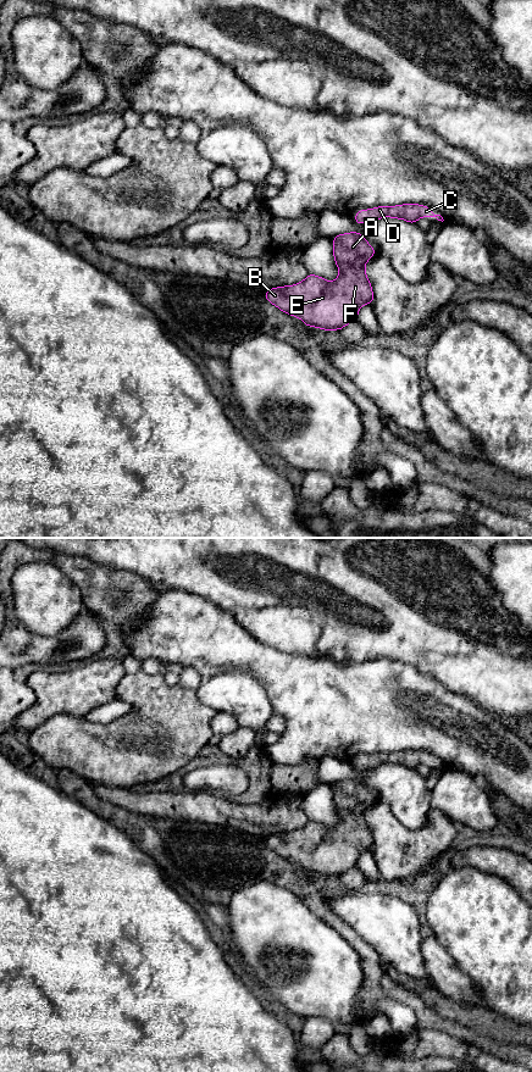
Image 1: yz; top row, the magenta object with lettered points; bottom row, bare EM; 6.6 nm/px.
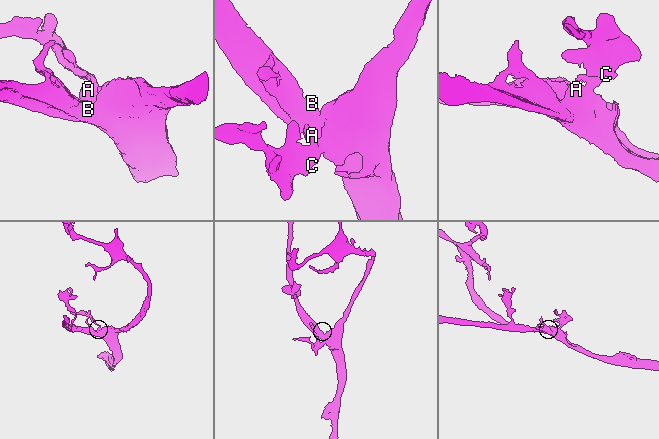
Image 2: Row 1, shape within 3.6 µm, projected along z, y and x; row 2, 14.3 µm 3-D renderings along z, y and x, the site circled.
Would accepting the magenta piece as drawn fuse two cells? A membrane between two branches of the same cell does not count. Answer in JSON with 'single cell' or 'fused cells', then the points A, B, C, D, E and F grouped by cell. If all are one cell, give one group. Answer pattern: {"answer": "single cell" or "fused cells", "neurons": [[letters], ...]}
{"answer": "single cell", "neurons": [["A", "B", "C", "D", "E", "F"]]}

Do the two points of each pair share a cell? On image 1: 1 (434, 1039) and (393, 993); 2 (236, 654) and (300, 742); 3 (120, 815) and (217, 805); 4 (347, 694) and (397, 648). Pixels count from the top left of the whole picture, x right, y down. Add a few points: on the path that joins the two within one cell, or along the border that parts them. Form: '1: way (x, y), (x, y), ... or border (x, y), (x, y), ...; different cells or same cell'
1: border (416, 1026), (441, 1029), (453, 1036); different cells
2: way (260, 667), (300, 707), (300, 717); same cell
3: border (116, 805), (133, 812), (162, 816), (165, 818); different cells
4: border (358, 661), (389, 657), (413, 666); different cells

